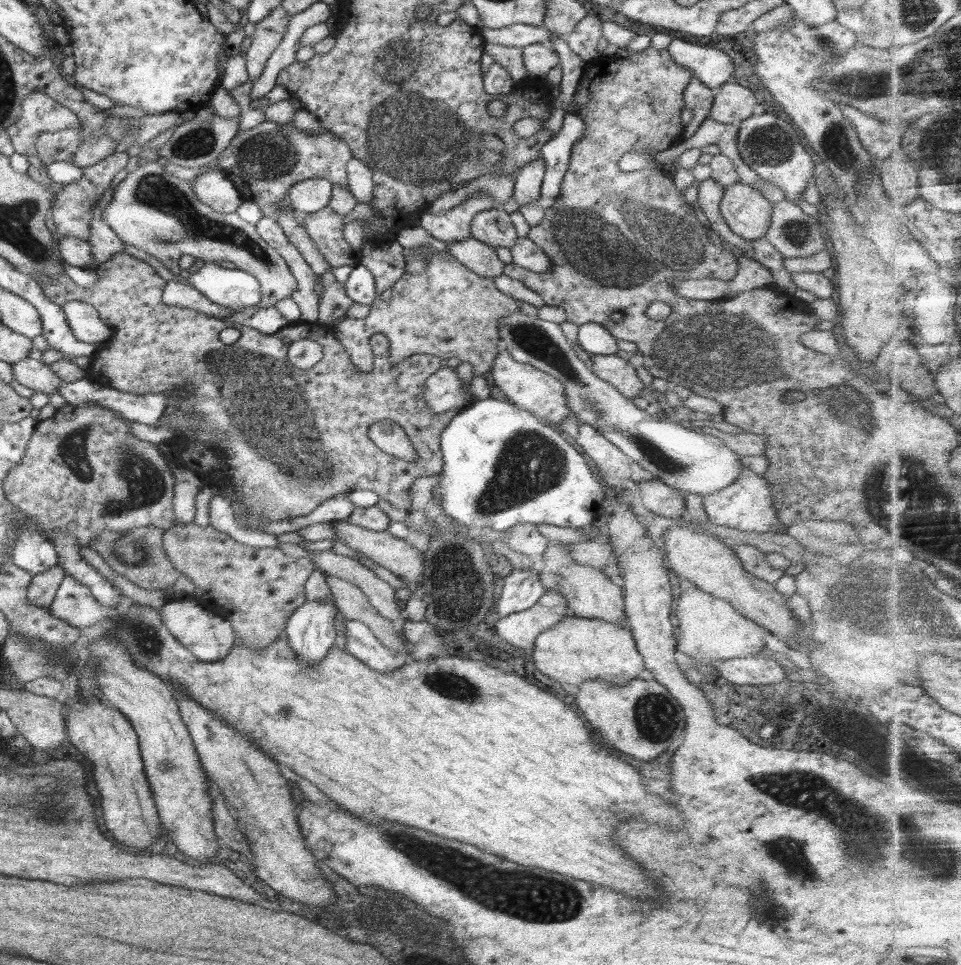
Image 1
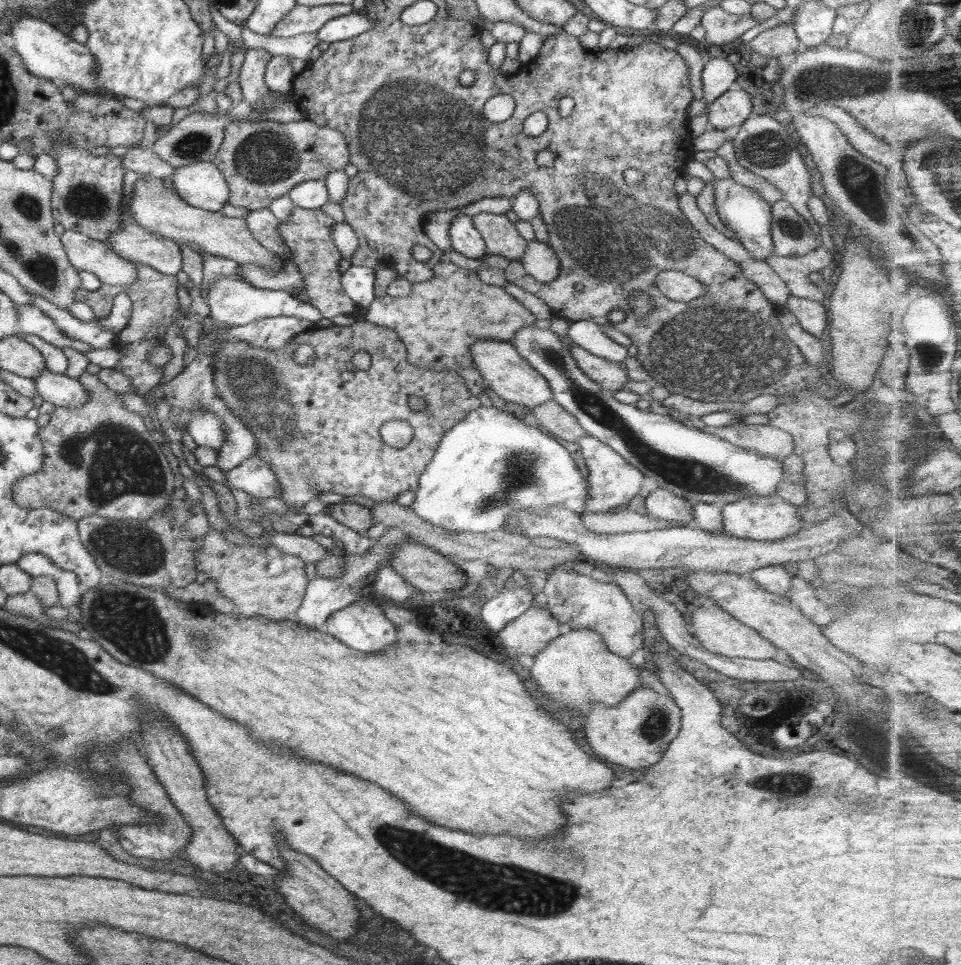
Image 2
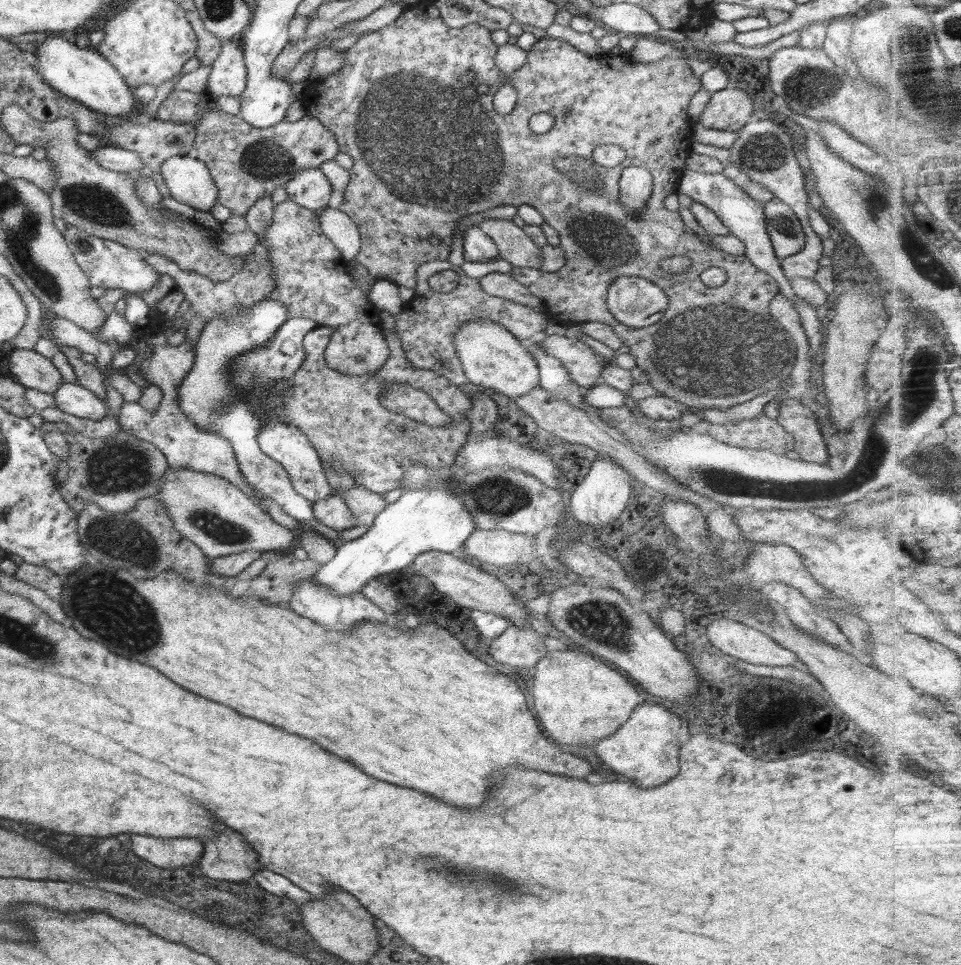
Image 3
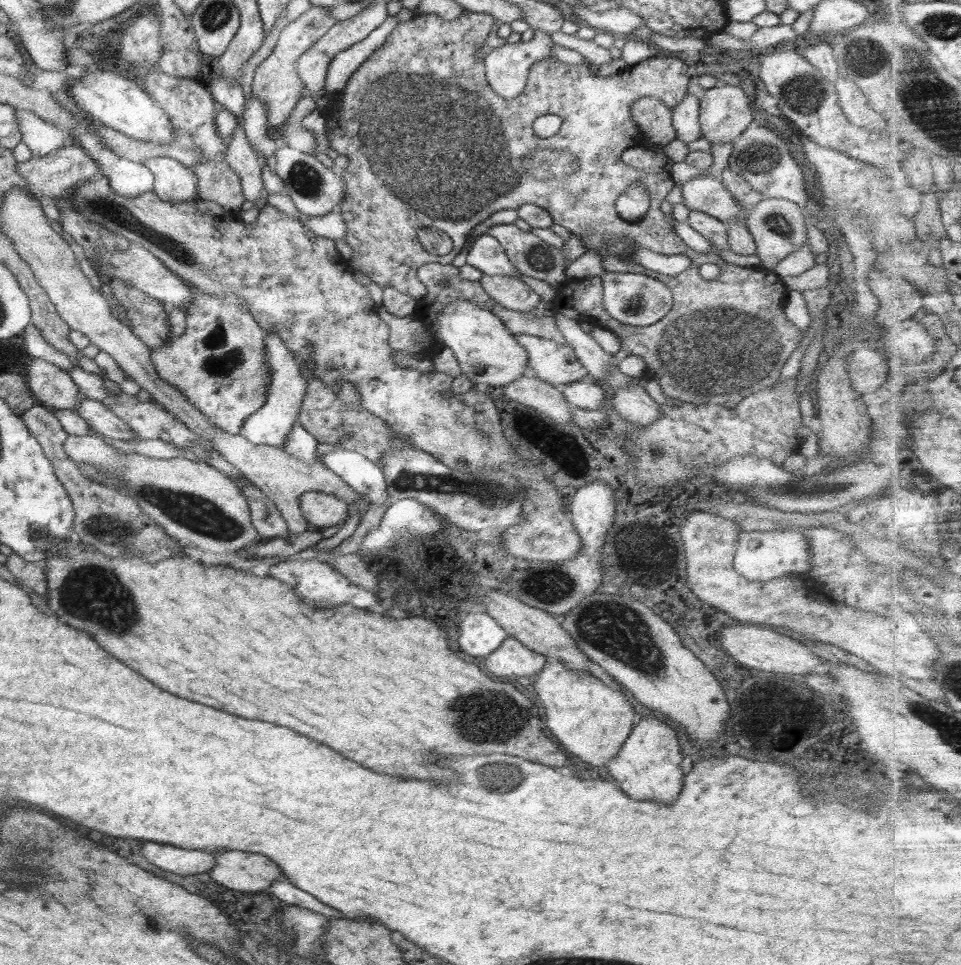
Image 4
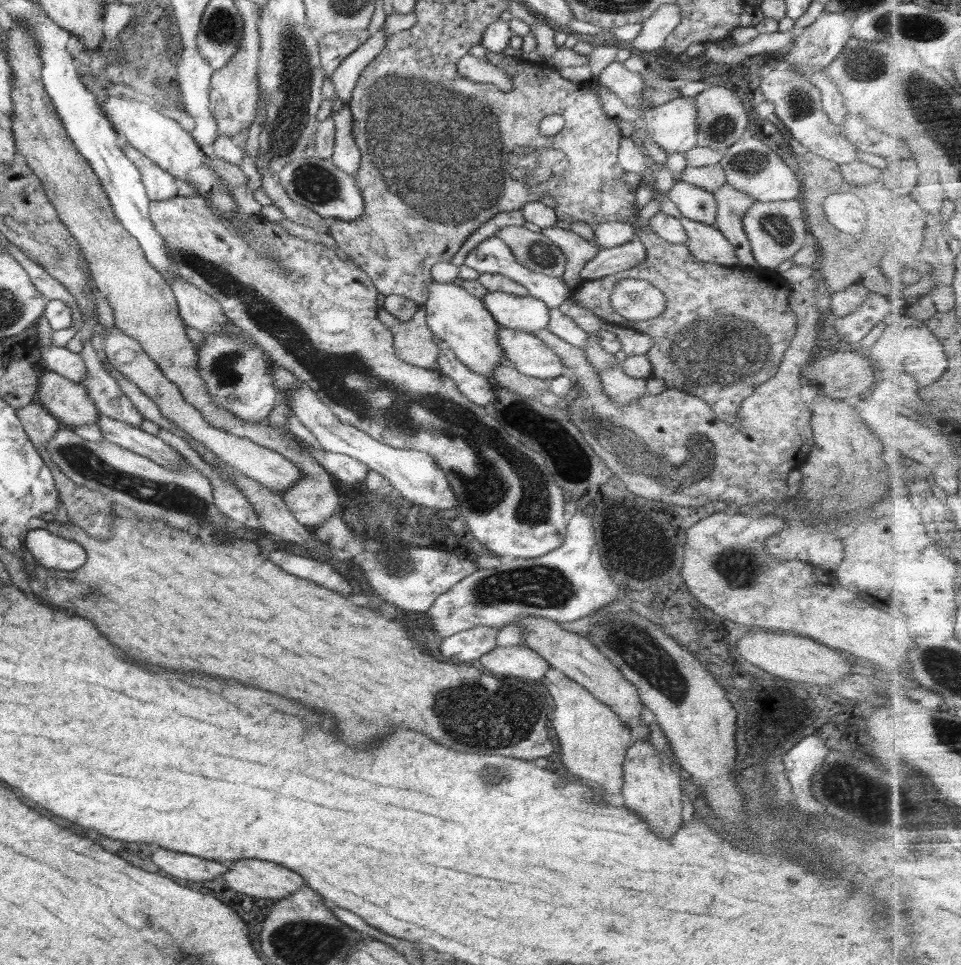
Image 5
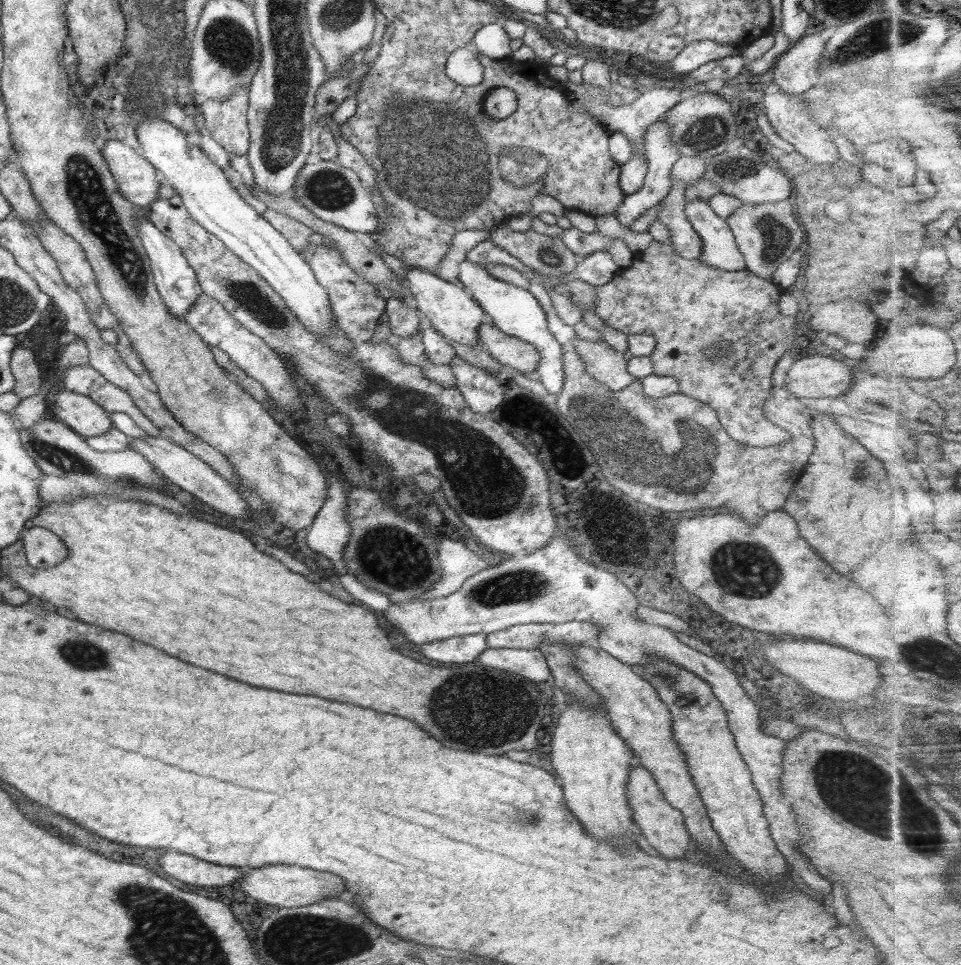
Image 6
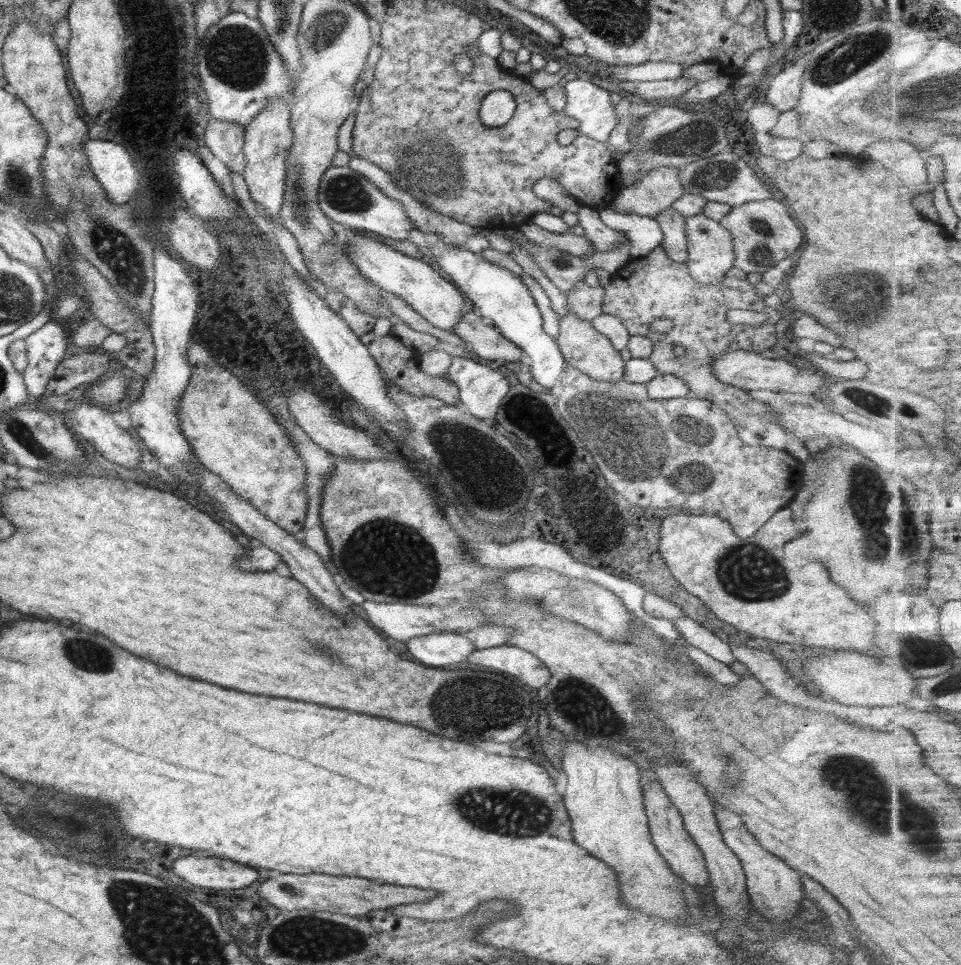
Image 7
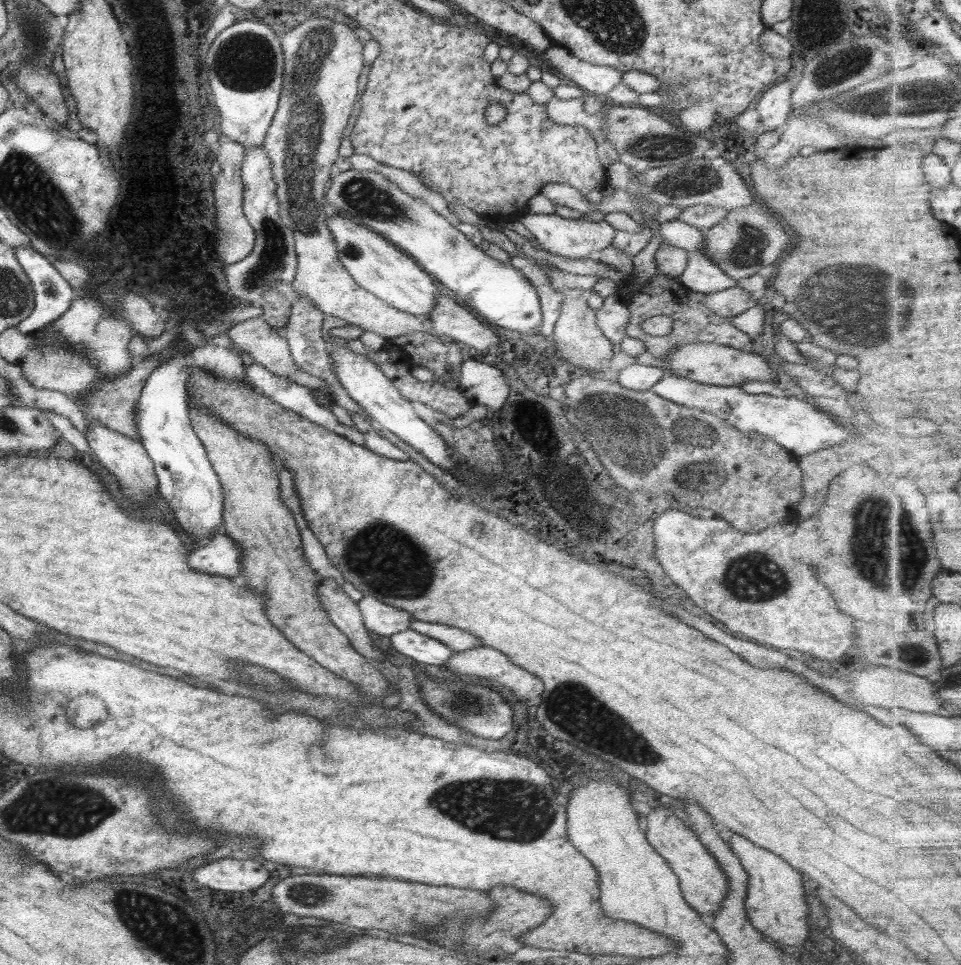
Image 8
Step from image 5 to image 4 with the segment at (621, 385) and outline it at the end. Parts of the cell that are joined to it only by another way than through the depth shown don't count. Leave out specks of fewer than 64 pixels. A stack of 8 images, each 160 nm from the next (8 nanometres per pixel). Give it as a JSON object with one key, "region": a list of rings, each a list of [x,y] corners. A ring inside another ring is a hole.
{"region":[[[638,383],[615,388],[611,401],[614,410],[617,410],[627,422],[635,425],[647,425],[662,414],[661,405],[656,403]]]}

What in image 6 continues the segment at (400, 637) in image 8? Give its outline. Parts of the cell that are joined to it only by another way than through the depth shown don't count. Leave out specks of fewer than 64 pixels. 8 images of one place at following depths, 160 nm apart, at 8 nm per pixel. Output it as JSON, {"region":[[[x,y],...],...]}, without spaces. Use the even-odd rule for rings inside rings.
{"region":[[[480,632],[427,642],[422,646],[419,645],[419,648],[419,651],[430,660],[462,664],[462,662],[478,660],[479,654],[482,654],[489,646],[486,642],[486,634]]]}

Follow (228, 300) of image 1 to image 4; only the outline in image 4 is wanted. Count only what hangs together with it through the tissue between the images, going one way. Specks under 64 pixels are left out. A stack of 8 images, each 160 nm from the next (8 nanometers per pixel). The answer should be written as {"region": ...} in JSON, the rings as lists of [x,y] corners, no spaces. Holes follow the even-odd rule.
{"region":[[[273,330],[265,333],[265,351],[266,362],[271,370],[267,399],[260,410],[244,421],[240,434],[244,435],[252,444],[281,448],[287,440],[292,425],[297,421],[306,392],[306,381],[301,375],[300,364],[292,360],[284,341]]]}

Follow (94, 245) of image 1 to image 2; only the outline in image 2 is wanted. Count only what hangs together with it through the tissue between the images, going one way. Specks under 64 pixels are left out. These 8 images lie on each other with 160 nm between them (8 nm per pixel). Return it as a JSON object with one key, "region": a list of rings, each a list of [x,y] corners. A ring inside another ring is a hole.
{"region":[[[125,169],[124,182],[122,185],[122,202],[120,203],[120,210],[122,210],[121,226],[115,228],[115,230],[109,234],[109,239],[105,243],[108,243],[118,256],[125,258],[127,261],[145,264],[146,266],[154,268],[154,270],[158,270],[158,272],[162,274],[176,277],[179,269],[178,254],[181,252],[181,248],[173,240],[155,235],[148,229],[141,227],[131,215],[130,199],[132,199],[132,191],[134,191],[134,185],[138,182],[139,178],[141,178],[141,174],[133,170]]]}

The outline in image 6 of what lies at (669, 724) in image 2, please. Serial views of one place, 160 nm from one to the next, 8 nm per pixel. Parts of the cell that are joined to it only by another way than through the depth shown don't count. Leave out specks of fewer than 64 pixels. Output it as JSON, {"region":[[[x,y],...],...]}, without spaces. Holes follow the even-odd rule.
{"region":[[[631,766],[627,797],[633,810],[633,822],[646,836],[648,844],[652,844],[666,858],[684,858],[690,846],[688,846],[689,834],[685,829],[683,814],[666,802],[654,777],[644,767]]]}

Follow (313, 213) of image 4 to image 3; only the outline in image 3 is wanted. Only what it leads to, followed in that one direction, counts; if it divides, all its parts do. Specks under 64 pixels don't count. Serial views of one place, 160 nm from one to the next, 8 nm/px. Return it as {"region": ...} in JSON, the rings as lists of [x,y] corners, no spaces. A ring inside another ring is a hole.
{"region":[[[316,167],[300,169],[283,185],[291,202],[313,211],[325,208],[333,192],[326,175]]]}

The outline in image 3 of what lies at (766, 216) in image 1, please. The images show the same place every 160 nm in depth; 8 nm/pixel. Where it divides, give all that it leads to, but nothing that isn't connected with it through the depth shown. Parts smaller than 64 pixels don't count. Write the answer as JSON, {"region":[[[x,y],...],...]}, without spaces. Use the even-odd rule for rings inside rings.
{"region":[[[684,169],[678,181],[678,193],[685,194],[693,201],[708,207],[722,221],[722,224],[728,227],[729,236],[739,238],[745,244],[745,255],[750,259],[750,262],[756,268],[767,272],[772,278],[775,278],[779,293],[783,294],[799,312],[801,325],[807,335],[810,350],[813,352],[811,361],[813,364],[818,364],[820,356],[819,346],[822,344],[822,340],[824,340],[822,331],[820,331],[822,326],[821,321],[818,319],[816,308],[794,294],[790,281],[788,281],[783,273],[779,258],[773,251],[772,241],[766,230],[766,217],[763,204],[750,198],[745,191],[736,186],[734,181],[729,179],[723,172],[706,174],[705,172]]]}

